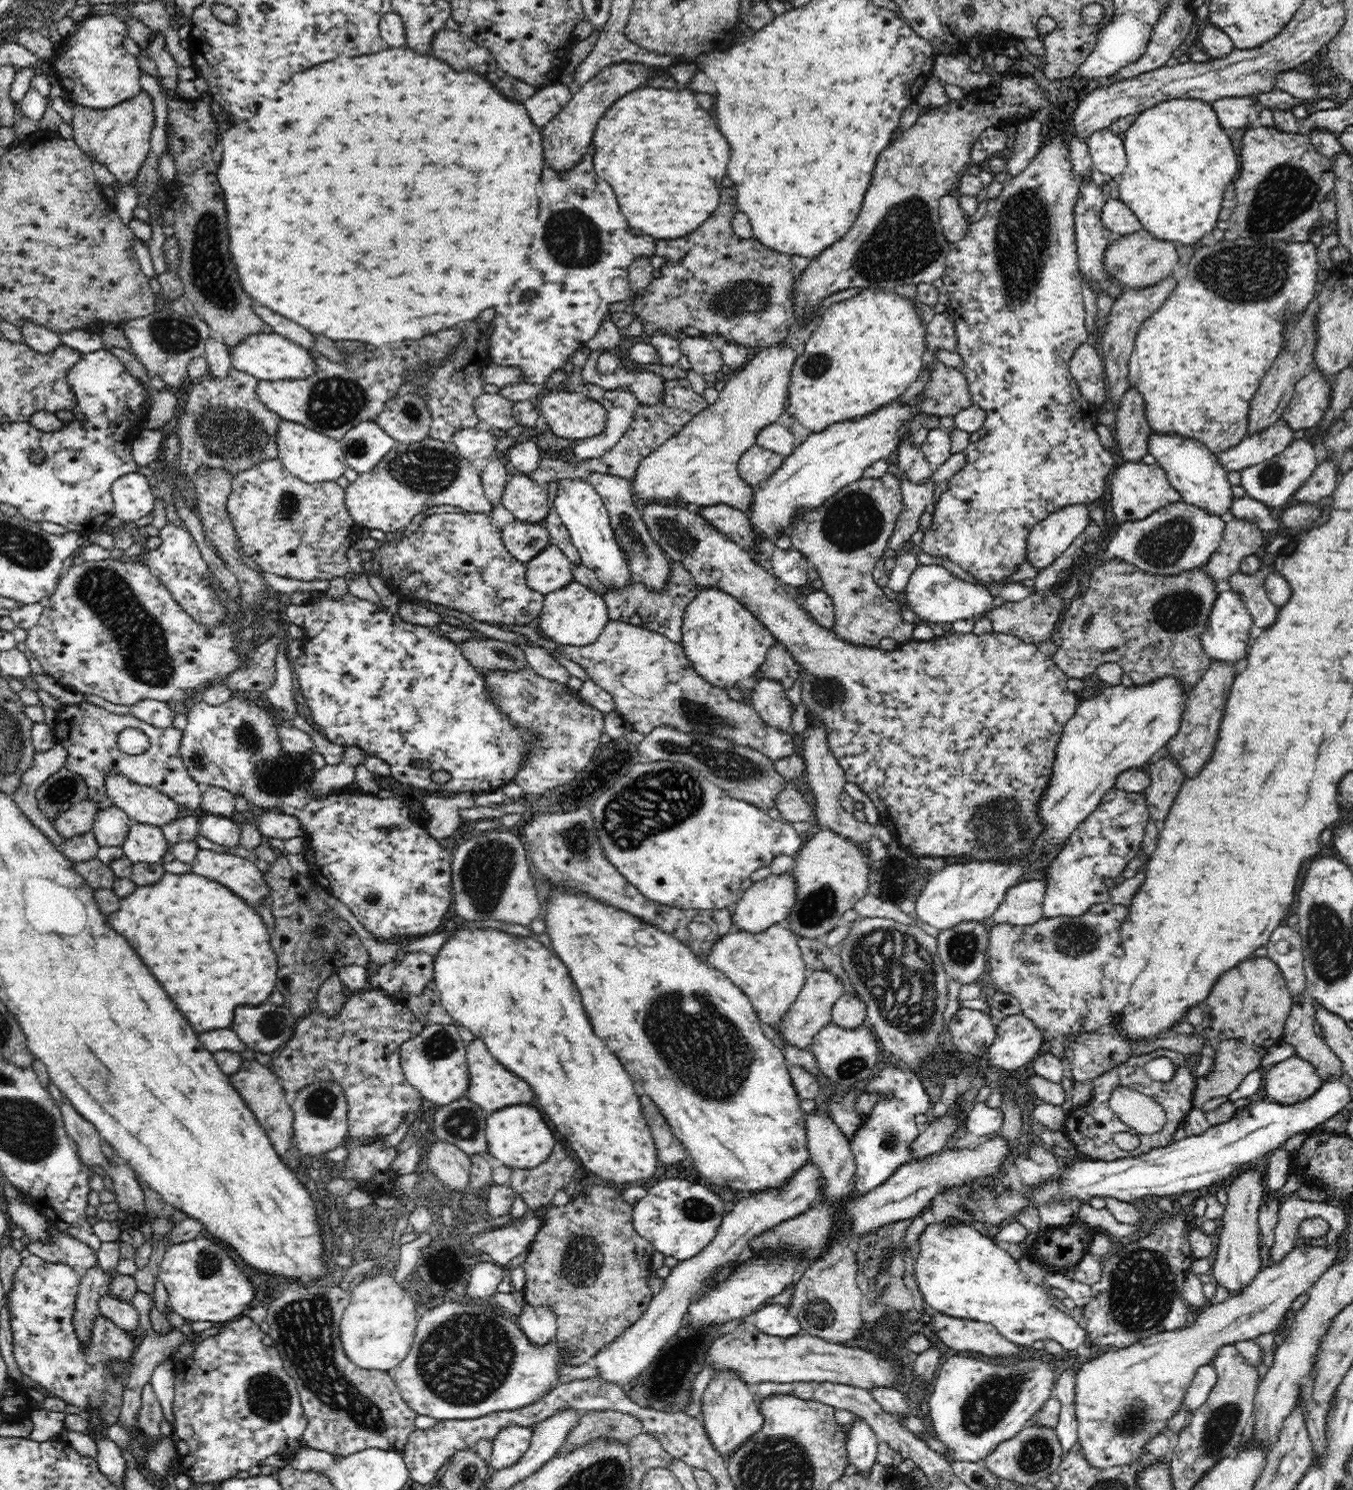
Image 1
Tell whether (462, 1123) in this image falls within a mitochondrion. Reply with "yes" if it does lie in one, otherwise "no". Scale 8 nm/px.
yes

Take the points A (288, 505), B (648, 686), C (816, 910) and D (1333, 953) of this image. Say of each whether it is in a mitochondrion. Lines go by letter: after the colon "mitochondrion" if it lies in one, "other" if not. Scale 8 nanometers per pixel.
A: mitochondrion
B: other
C: mitochondrion
D: mitochondrion

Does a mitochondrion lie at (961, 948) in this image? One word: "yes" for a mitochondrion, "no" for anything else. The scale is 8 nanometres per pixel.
yes

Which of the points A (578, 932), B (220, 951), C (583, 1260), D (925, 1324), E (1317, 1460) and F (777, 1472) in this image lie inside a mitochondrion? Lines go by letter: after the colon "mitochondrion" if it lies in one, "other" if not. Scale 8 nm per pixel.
A: other
B: other
C: mitochondrion
D: other
E: other
F: mitochondrion

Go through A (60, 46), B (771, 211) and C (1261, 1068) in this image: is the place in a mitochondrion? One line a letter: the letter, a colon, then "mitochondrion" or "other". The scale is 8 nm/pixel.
A: other
B: other
C: other

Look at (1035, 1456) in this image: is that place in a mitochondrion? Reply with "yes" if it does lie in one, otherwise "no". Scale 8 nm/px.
yes

